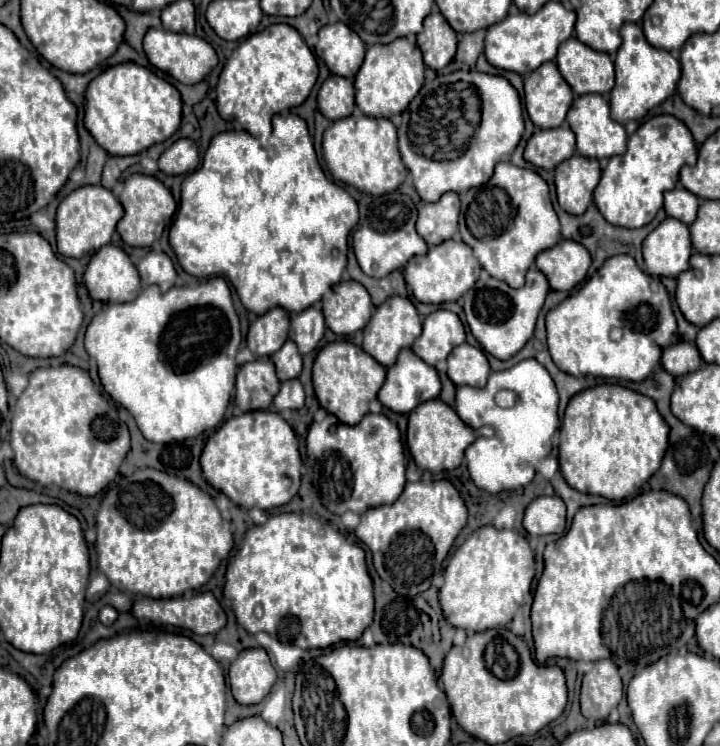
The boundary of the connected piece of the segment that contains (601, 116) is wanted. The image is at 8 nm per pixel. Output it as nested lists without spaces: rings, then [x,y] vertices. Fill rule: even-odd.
[[[597,93],[579,95],[573,101],[573,107],[569,109],[567,123],[571,131],[577,135],[577,151],[585,157],[609,159],[613,155],[623,155],[627,151],[627,131],[621,123],[611,119],[609,101],[603,95],[597,95]]]

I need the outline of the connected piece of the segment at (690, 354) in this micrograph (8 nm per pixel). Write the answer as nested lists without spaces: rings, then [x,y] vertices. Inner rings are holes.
[[[679,341],[675,345],[669,345],[663,351],[661,365],[665,371],[669,371],[673,377],[681,377],[689,371],[697,371],[701,367],[703,359],[697,351],[697,347],[689,341]]]

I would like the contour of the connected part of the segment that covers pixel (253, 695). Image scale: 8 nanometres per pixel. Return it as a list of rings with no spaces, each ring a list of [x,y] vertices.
[[[243,649],[239,657],[231,663],[229,669],[229,685],[233,697],[241,705],[259,703],[277,679],[275,667],[265,649]]]

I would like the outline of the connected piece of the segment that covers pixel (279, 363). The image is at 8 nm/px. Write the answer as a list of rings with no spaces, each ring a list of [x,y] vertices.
[[[289,339],[285,341],[285,345],[271,355],[271,361],[275,363],[277,367],[277,377],[279,381],[285,381],[285,379],[295,379],[299,377],[301,373],[301,367],[303,367],[303,361],[301,361],[301,355],[297,351],[297,345]]]

